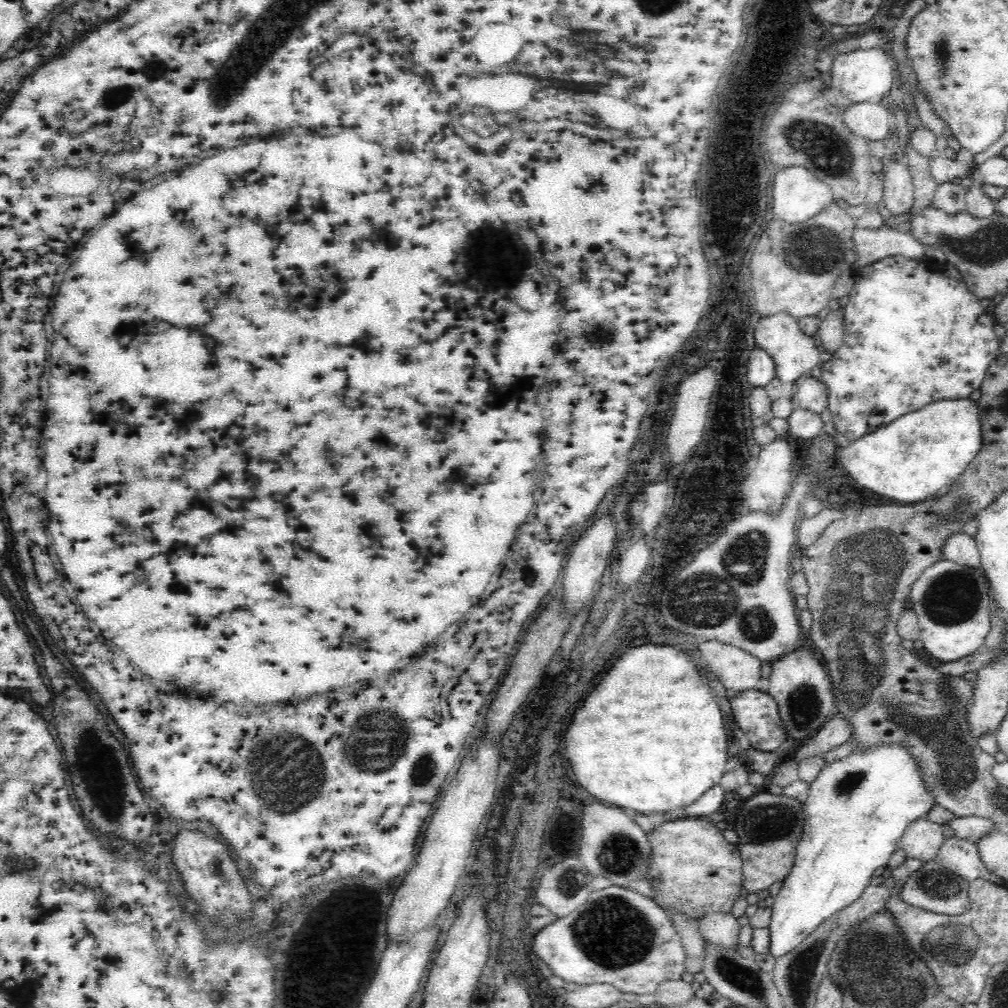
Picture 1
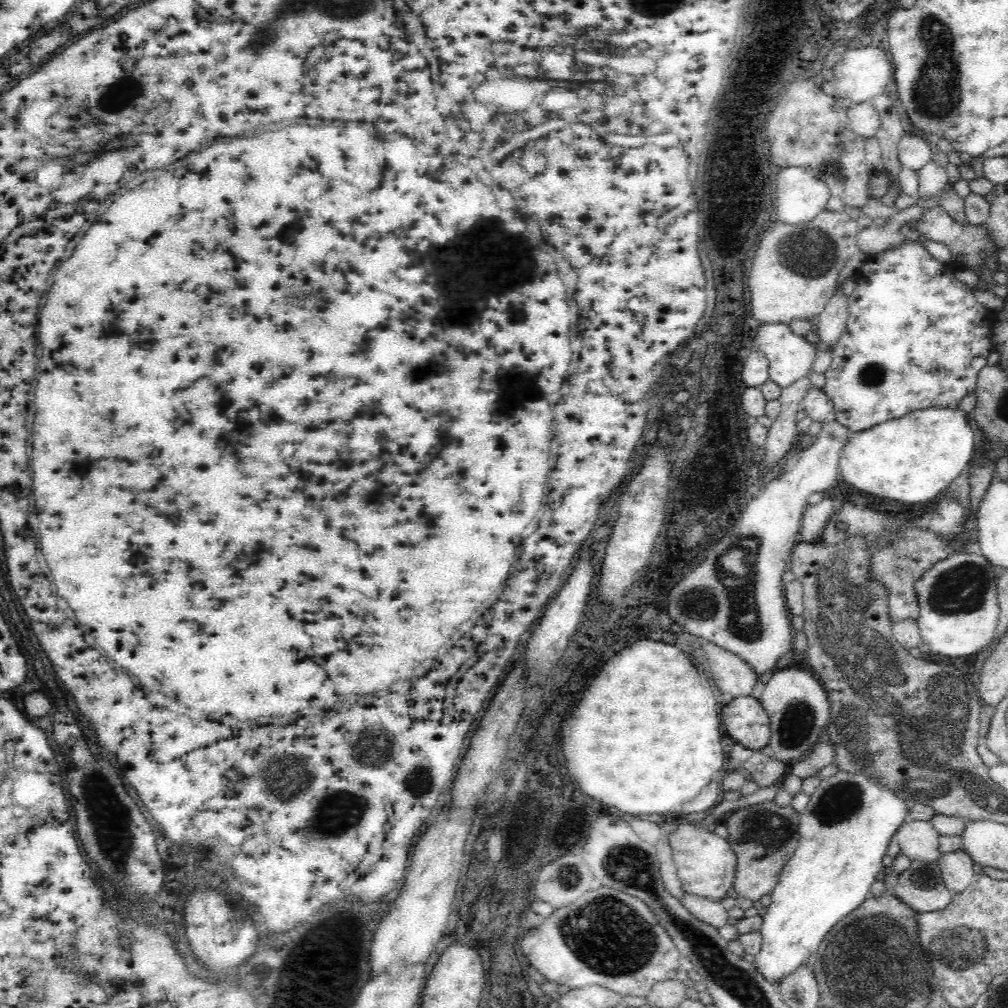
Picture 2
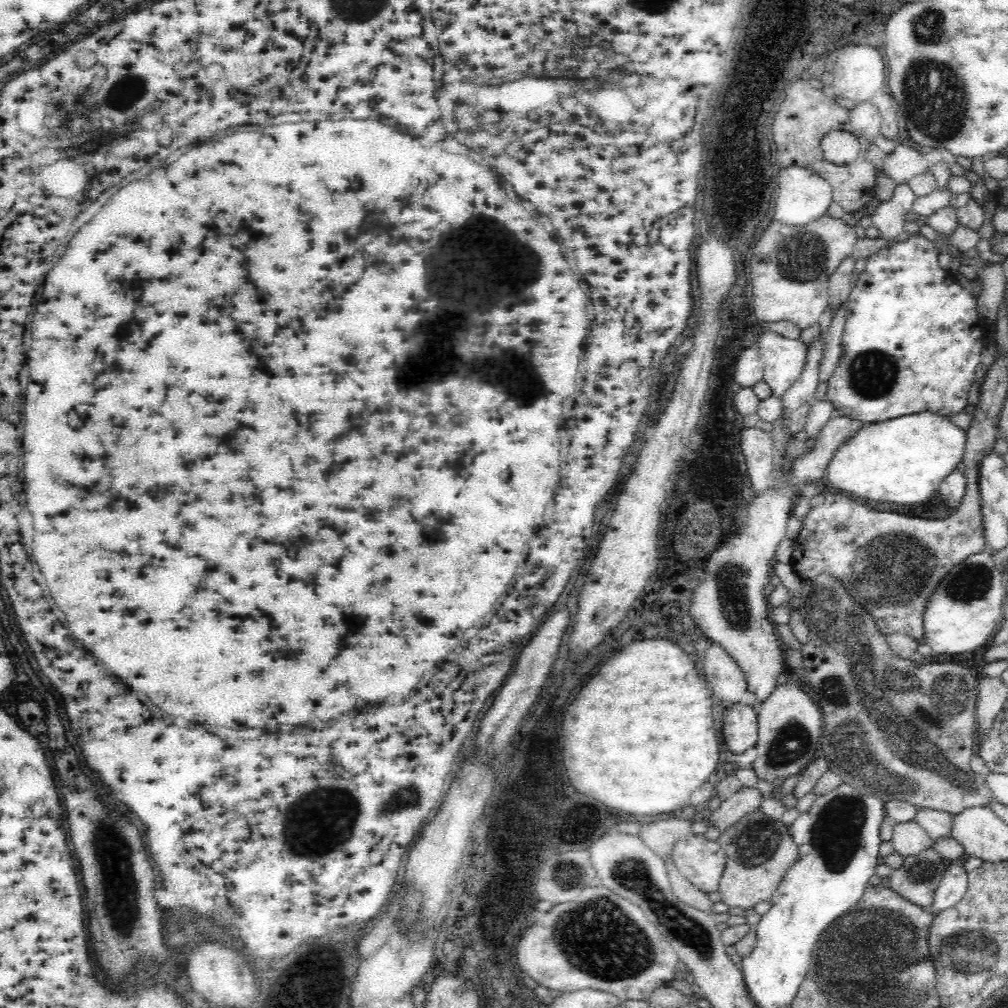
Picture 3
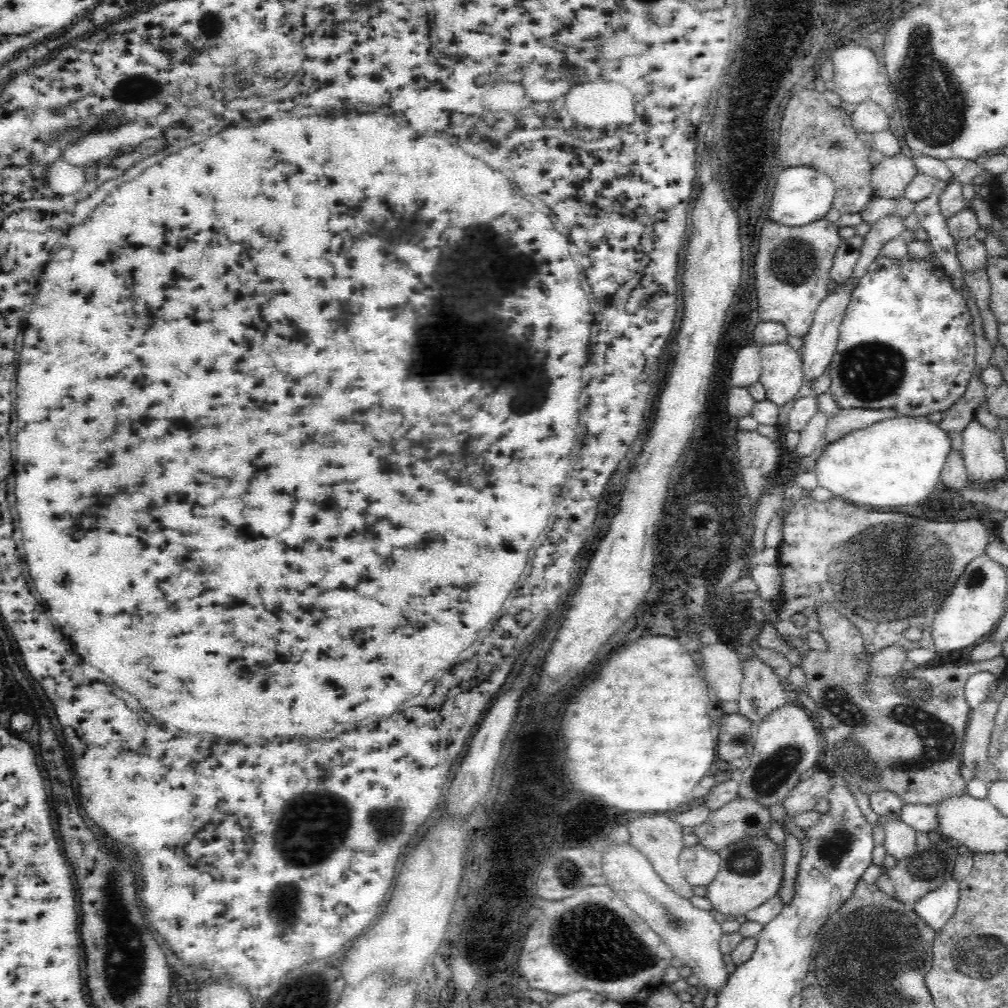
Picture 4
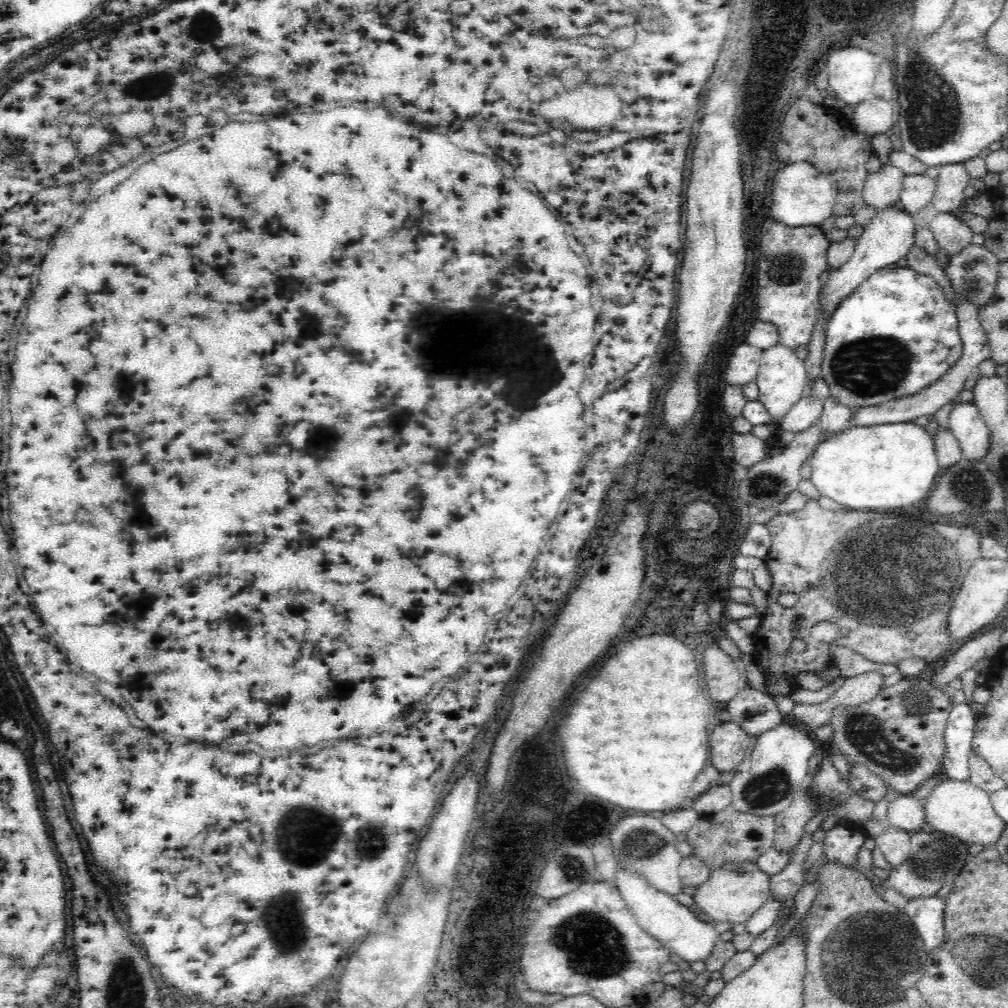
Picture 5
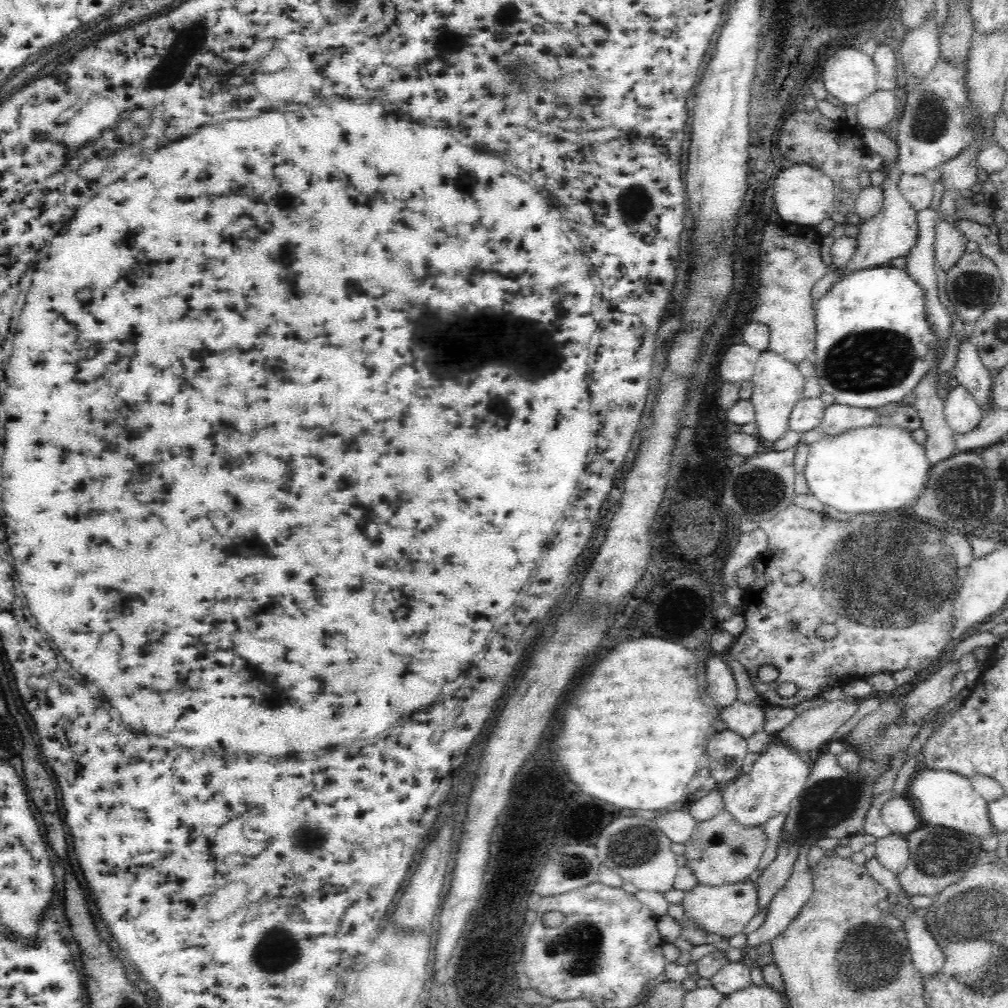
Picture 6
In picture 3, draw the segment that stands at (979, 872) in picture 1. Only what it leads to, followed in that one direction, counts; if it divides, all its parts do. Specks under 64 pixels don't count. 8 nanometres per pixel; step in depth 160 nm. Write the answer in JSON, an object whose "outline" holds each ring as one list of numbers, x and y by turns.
{"outline":[[962,858,948,862,940,885,932,898,932,904,926,908,932,916,952,908,967,892,968,872,962,865]]}

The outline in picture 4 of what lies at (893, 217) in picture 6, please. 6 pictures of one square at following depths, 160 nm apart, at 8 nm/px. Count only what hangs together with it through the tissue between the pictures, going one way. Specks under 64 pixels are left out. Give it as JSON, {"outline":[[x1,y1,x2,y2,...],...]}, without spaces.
{"outline":[[852,274,849,280,838,285,833,291,829,291,828,294,826,294,826,298,822,298,822,300,818,302,818,308,816,308,811,327,805,334,803,338,804,344,800,349,803,364,802,368,806,382,808,382,808,380,815,380,828,369,828,364,830,364,830,360,832,360,832,356,836,350,840,322,842,322,844,318,852,296,852,291,856,287,858,287,858,281,854,279,854,274]]}

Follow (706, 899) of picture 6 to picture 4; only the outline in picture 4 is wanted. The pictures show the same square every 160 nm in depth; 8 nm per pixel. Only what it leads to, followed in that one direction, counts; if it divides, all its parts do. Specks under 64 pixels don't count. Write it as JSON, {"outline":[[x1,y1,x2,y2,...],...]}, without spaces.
{"outline":[[768,835,748,837,730,843,719,850,720,866,714,880,706,886,705,895,712,908,724,916,739,917,764,904,779,892,784,866,784,852,780,853]]}

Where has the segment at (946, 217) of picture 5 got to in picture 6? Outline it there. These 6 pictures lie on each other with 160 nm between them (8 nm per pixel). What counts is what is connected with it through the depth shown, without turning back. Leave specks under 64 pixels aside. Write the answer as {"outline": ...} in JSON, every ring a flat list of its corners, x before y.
{"outline":[[946,218,936,223,935,231,935,262,947,274,965,253,966,237]]}

